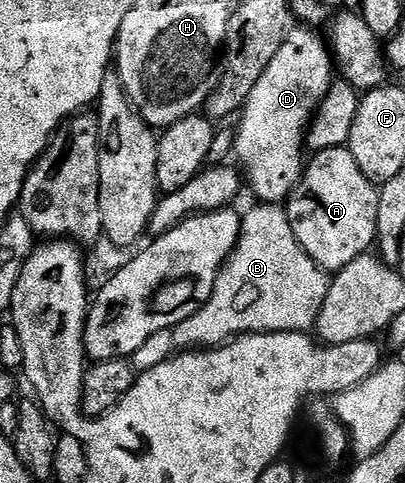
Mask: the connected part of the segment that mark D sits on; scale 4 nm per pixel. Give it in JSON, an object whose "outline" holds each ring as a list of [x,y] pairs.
{"outline":[[[295,29],[287,36],[287,40],[277,49],[277,57],[269,61],[269,69],[261,73],[261,81],[253,85],[253,93],[249,93],[247,104],[238,116],[239,131],[234,132],[234,158],[239,158],[238,166],[245,172],[245,183],[251,186],[259,203],[282,204],[291,198],[291,192],[303,177],[305,166],[305,140],[309,124],[315,118],[315,112],[325,101],[333,82],[333,56],[328,44],[318,35],[315,29]]]}

